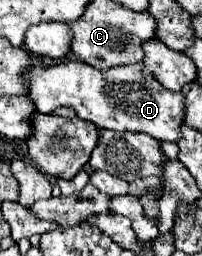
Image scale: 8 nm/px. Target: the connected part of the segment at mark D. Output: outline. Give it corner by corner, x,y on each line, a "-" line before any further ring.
64,62
48,68
32,66
22,76
28,84
26,96
42,114
50,114
60,106
70,106
80,118
96,124
98,128
144,132
156,140
168,142
176,142
180,138
182,92
170,92
164,86
158,86
152,76
142,74
140,64
116,66
104,72
84,62

